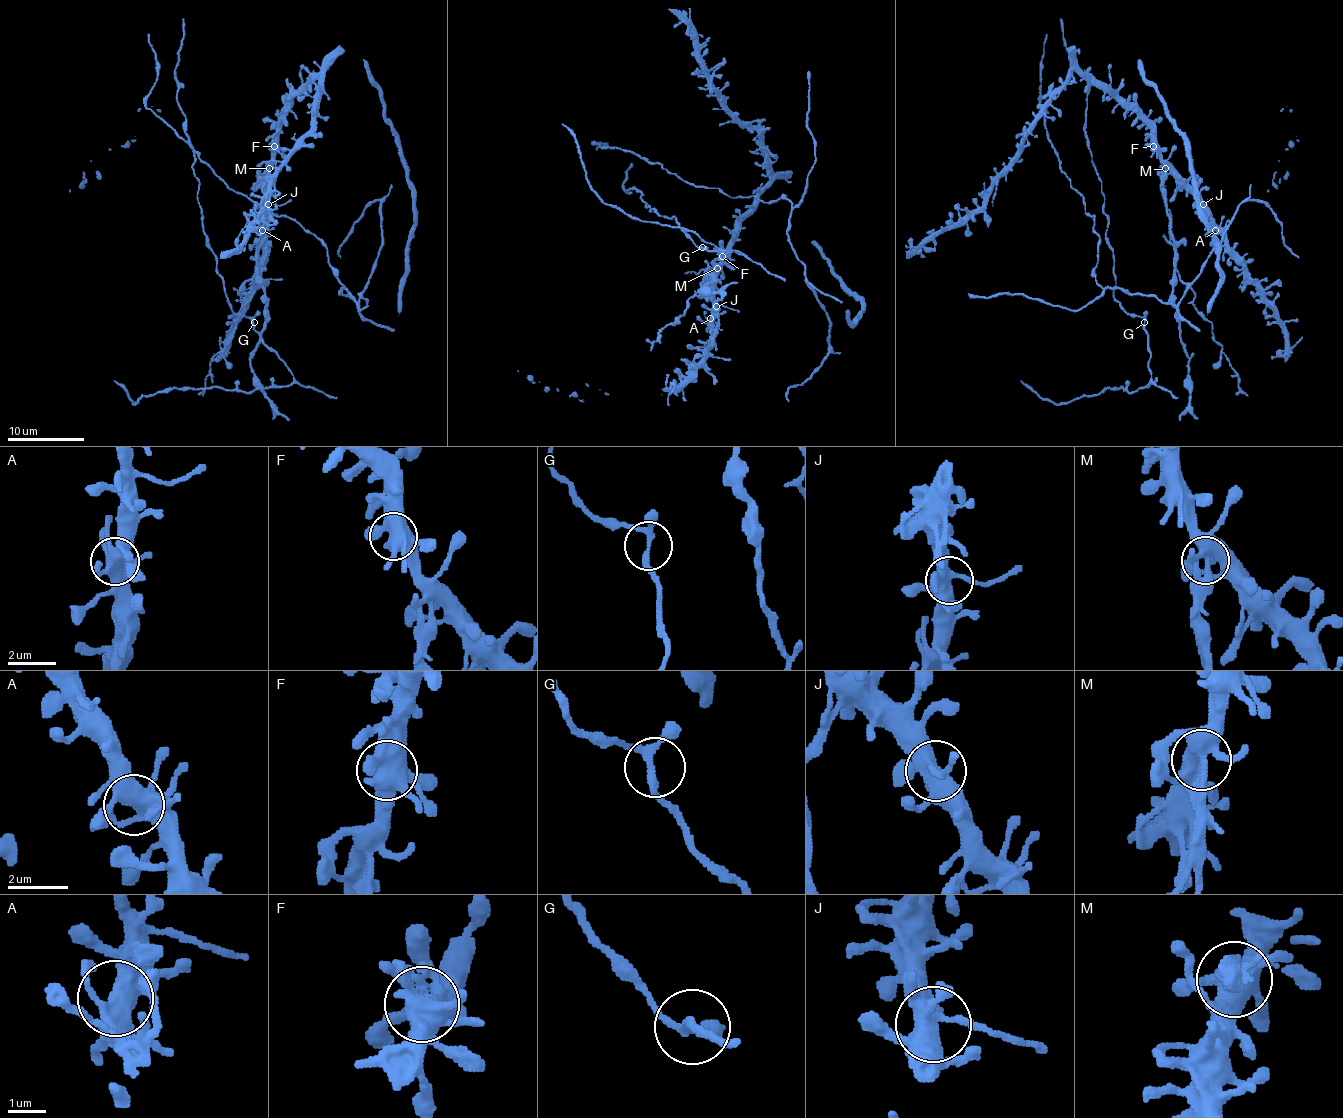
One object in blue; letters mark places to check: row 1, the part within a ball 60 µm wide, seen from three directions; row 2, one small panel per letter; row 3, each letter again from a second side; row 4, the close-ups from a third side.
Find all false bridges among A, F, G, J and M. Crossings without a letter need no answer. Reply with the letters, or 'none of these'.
M

